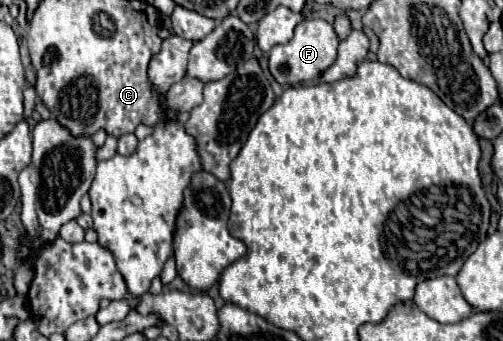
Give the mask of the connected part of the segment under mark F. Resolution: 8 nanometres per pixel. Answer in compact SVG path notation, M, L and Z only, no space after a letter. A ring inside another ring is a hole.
M321 18L303 20L301 24L295 26L295 34L287 44L275 46L269 52L269 70L281 86L311 82L311 80L319 78L335 62L337 46L339 46L339 38L329 22L325 22Z

